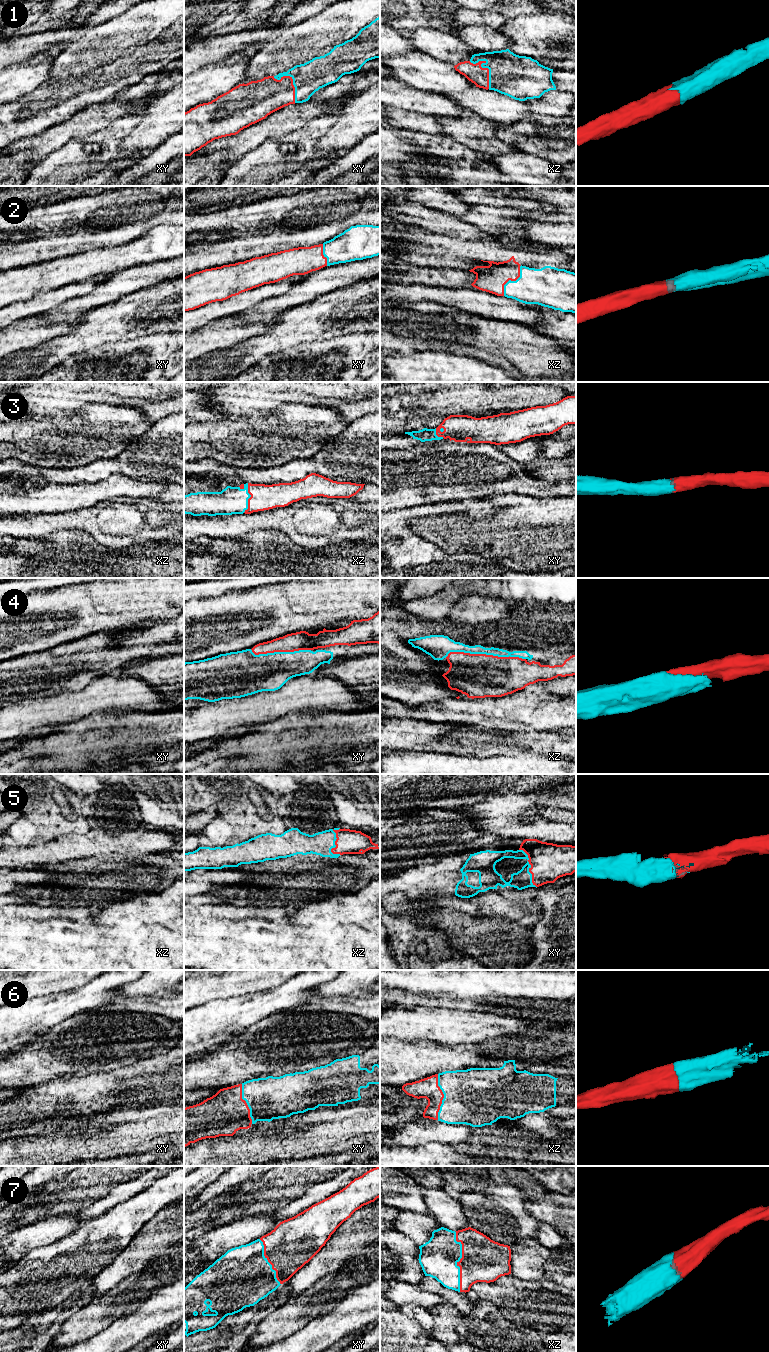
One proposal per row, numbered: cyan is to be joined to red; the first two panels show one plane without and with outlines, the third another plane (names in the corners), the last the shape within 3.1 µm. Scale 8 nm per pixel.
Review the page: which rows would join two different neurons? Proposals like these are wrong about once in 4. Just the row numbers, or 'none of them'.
none of them

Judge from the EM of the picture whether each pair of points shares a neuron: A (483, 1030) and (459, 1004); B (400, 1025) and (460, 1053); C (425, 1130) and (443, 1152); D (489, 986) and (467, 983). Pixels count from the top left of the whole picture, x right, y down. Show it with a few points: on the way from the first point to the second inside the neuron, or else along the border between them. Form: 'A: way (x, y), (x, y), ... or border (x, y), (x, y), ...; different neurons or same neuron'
A: border (442, 1007), (483, 1012); different neurons
B: border (410, 1042), (425, 1040), (456, 1045); different neurons
C: border (455, 1145), (424, 1143), (413, 1146); different neurons
D: way (484, 983), (472, 983); same neuron

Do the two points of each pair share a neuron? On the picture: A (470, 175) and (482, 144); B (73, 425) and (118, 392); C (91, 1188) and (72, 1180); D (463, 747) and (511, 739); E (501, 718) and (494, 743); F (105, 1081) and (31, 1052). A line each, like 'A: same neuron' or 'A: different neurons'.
A: different neurons
B: different neurons
C: same neuron
D: same neuron
E: different neurons
F: different neurons

